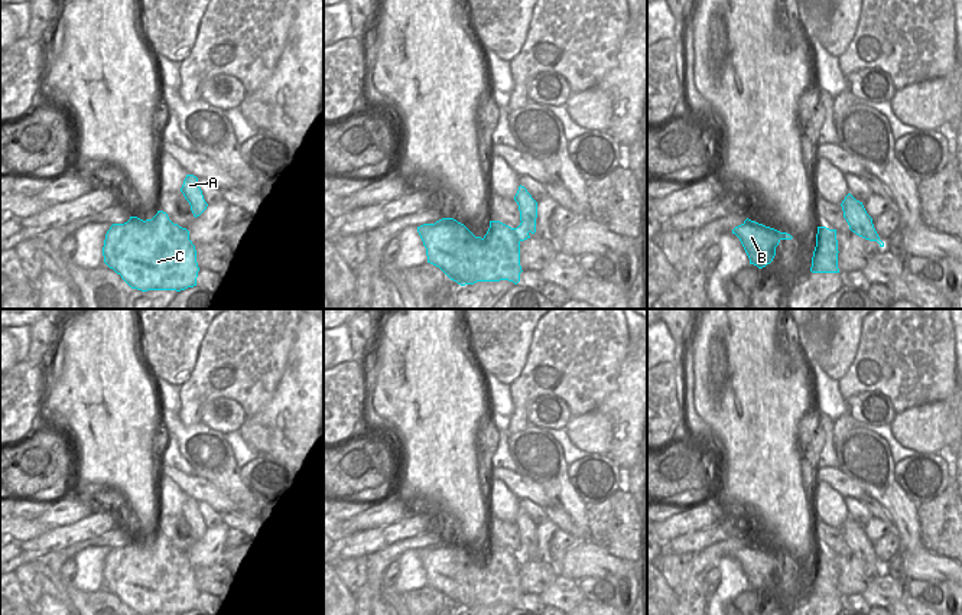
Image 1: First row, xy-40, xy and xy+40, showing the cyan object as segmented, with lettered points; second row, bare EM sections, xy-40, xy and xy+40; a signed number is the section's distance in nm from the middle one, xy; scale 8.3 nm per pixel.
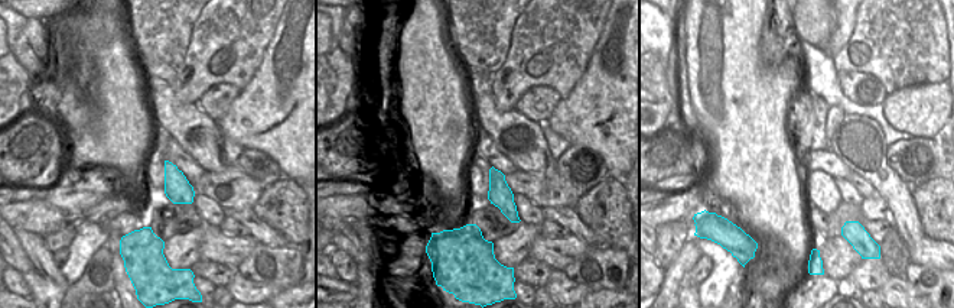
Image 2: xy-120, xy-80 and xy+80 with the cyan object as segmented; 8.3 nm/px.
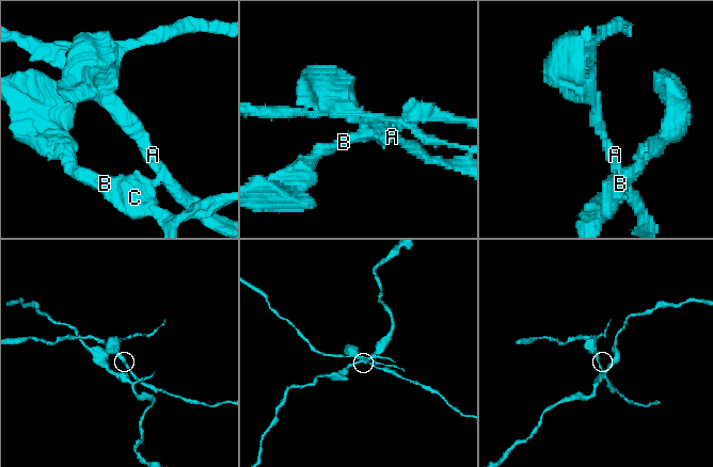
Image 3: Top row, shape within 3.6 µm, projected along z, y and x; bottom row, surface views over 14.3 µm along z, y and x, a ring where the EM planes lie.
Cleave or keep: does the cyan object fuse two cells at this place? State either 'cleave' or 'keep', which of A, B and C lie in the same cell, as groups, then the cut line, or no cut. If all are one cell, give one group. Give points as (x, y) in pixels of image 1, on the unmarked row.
cleave | A / B C | xy (513, 552), (520, 563)

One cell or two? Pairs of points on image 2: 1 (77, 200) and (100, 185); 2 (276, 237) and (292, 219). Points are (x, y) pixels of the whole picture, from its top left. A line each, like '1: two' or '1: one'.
1: one
2: two

